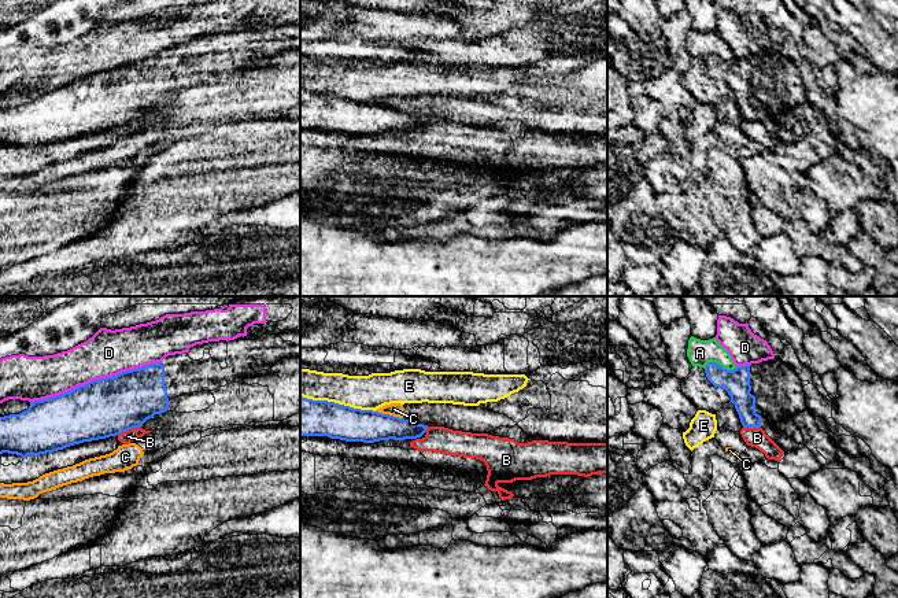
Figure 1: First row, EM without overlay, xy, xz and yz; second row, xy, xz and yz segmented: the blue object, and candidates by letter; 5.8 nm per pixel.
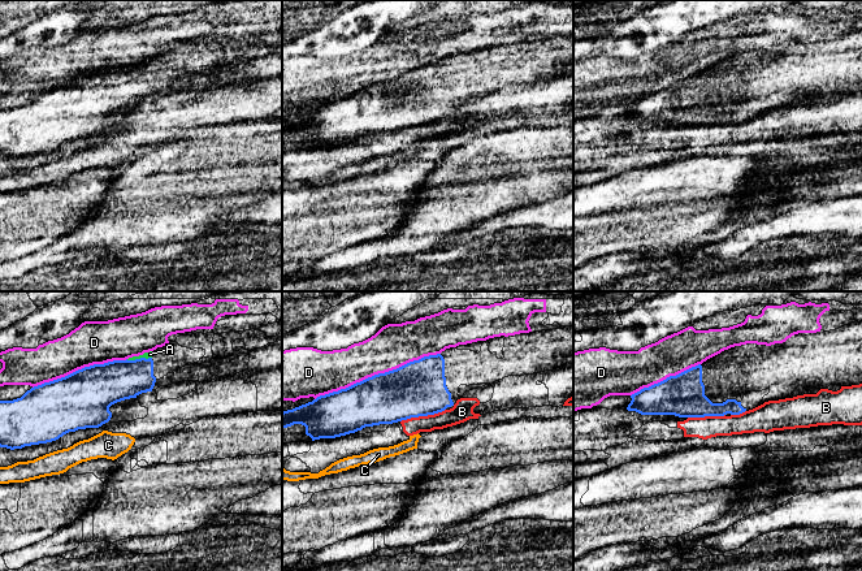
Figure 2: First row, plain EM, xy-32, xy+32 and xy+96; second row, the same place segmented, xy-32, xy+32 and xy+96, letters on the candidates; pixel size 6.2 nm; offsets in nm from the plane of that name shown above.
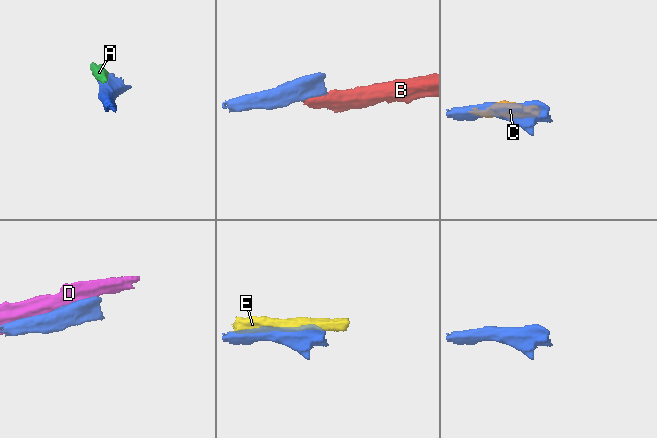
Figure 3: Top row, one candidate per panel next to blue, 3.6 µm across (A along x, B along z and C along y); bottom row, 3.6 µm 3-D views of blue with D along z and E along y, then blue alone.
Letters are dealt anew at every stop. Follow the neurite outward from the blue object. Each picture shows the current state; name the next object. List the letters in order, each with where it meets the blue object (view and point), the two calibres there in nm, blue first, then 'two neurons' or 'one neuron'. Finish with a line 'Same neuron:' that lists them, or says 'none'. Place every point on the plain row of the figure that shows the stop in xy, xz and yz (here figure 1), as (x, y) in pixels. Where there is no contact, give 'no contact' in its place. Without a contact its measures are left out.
A: meets blue in yz at (720, 59); 160 nm thick on the blue side, 150 nm on the other; two neurons
B: meets blue in xy at (129, 121); 340 nm thick on the blue side, 70 nm on the other; two neurons
C: meets blue in xz at (388, 107); 200 nm thick on the blue side, 80 nm on the other; two neurons
D: meets blue in xy at (95, 73); 340 nm thick on the blue side, 280 nm on the other; two neurons
E: meets blue in xz at (337, 96); 220 nm thick on the blue side, 200 nm on the other; two neurons
Same neuron: none

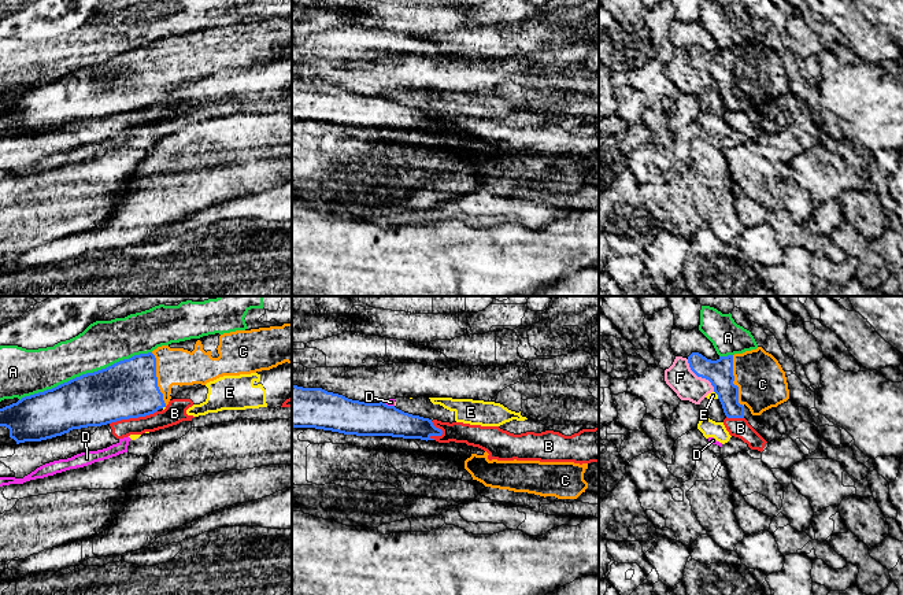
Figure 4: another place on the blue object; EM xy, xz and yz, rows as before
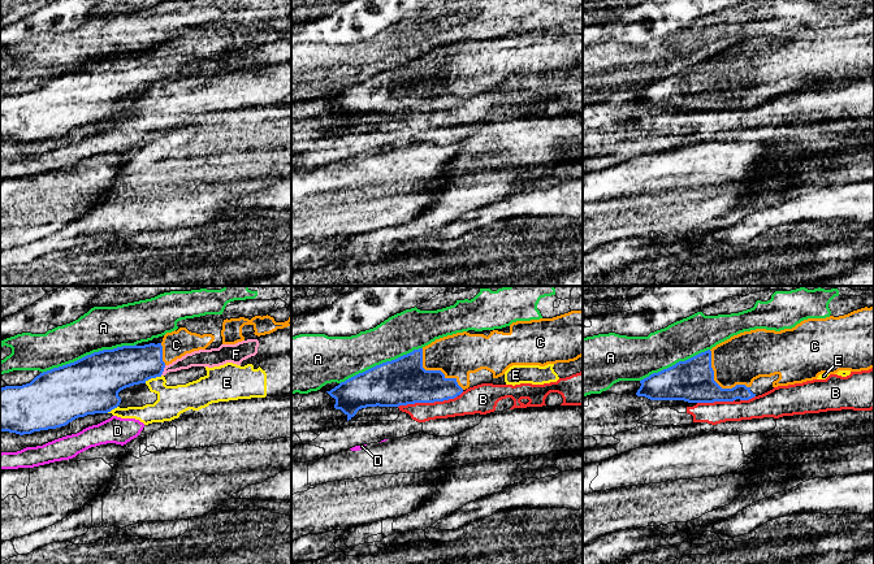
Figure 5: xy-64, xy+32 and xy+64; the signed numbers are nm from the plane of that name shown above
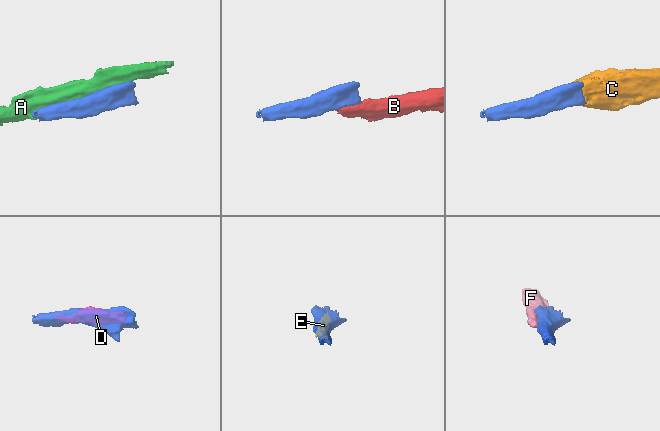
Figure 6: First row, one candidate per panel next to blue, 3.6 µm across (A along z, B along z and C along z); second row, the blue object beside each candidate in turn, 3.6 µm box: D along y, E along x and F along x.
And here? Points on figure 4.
A: meets blue in xy at (87, 66); 340 nm thick on the blue side, 280 nm on the other; two neurons
B: meets blue in xy at (133, 110); 340 nm thick on the blue side, 130 nm on the other; two neurons
C: meets blue in yz at (733, 73); 160 nm thick on the blue side, 280 nm on the other; one neuron
D: meets blue in xz at (387, 98); 200 nm thick on the blue side, 50 nm on the other; two neurons
E: meets blue in yz at (717, 87); 160 nm thick on the blue side, 50 nm on the other; two neurons
F: meets blue in yz at (700, 69); 160 nm thick on the blue side, 160 nm on the other; two neurons
Same neuron: C

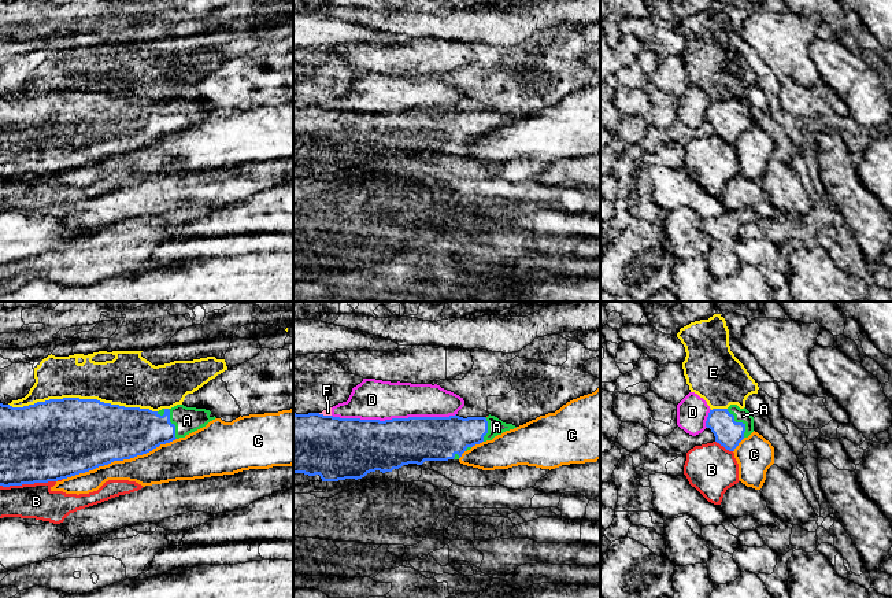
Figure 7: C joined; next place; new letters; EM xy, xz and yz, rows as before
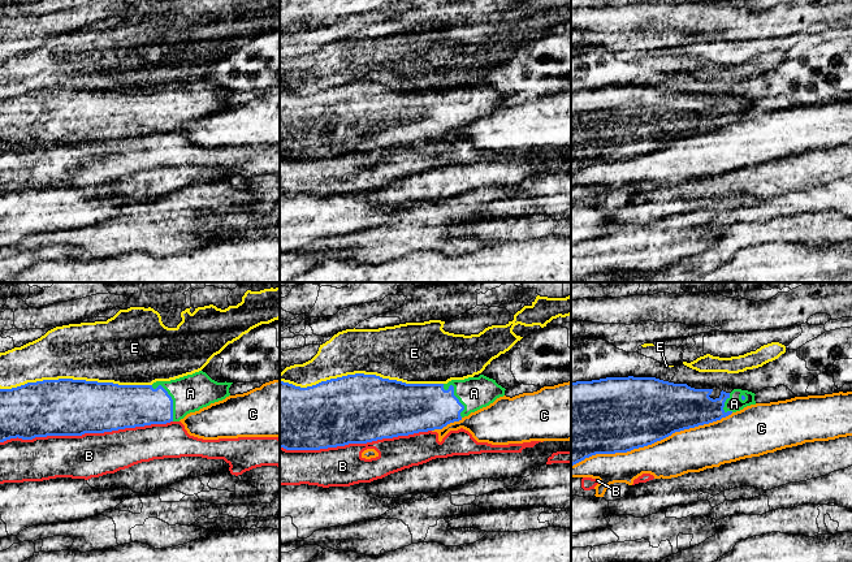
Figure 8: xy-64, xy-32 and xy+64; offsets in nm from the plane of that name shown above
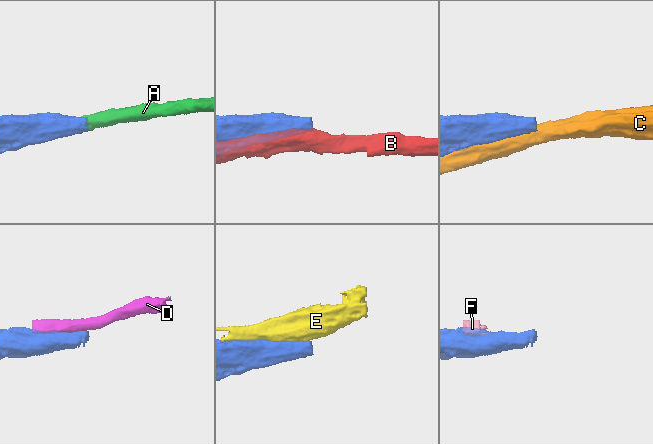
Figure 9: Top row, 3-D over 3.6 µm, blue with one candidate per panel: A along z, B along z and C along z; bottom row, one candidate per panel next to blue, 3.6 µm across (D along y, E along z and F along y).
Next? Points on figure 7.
A: meets blue in yz at (740, 115); 160 nm thick on the blue side, 80 nm on the other; one neuron
B: meets blue in xy at (30, 176); 460 nm thick on the blue side, 200 nm on the other; two neurons
C: meets blue in xy at (119, 152); 420 nm thick on the blue side, 200 nm on the other; two neurons
D: meets blue in xz at (393, 111); 320 nm thick on the blue side, 240 nm on the other; two neurons
E: meets blue in xy at (82, 92); 460 nm thick on the blue side, 280 nm on the other; two neurons
F: meets blue in xz at (325, 109); 360 nm thick on the blue side, 50 nm on the other; two neurons
Same neuron: A

